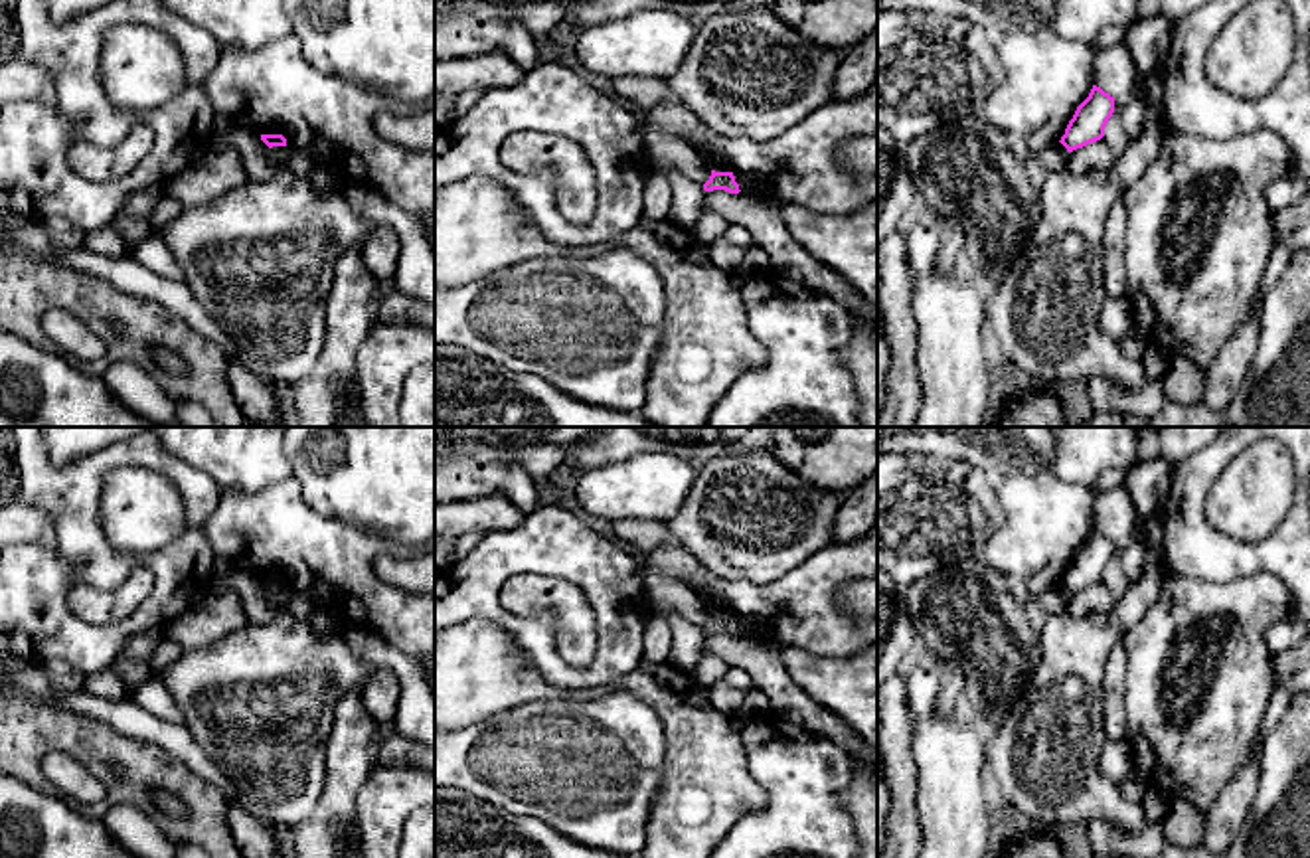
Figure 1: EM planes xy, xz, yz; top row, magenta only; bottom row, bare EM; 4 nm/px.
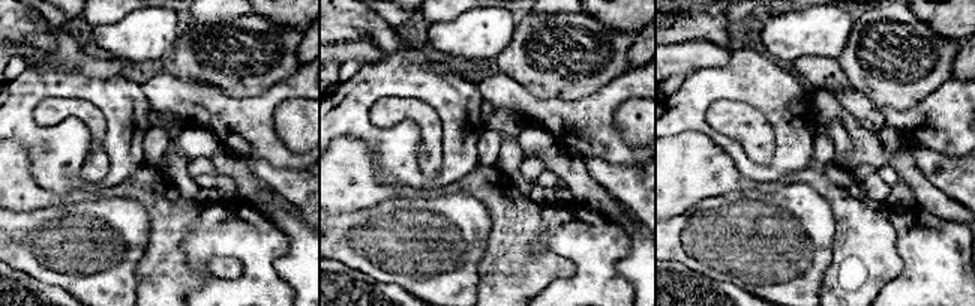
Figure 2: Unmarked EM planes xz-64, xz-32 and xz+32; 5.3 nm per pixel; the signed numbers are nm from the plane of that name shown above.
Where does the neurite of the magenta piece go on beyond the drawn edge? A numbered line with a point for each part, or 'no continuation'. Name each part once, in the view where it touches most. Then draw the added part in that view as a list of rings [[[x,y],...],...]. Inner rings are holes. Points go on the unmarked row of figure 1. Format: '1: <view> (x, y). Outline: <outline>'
no continuation

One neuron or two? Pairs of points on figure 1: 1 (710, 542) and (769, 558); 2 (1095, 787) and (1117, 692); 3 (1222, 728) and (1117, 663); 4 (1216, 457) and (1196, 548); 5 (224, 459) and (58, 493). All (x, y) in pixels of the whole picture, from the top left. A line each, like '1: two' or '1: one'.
1: one
2: two
3: two
4: one
5: two

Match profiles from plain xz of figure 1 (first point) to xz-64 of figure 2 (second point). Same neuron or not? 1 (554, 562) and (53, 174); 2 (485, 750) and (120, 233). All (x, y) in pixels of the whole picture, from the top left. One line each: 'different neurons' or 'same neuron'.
1: same neuron
2: same neuron

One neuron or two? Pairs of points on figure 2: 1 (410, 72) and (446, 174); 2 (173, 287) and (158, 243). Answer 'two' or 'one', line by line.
1: one
2: one

